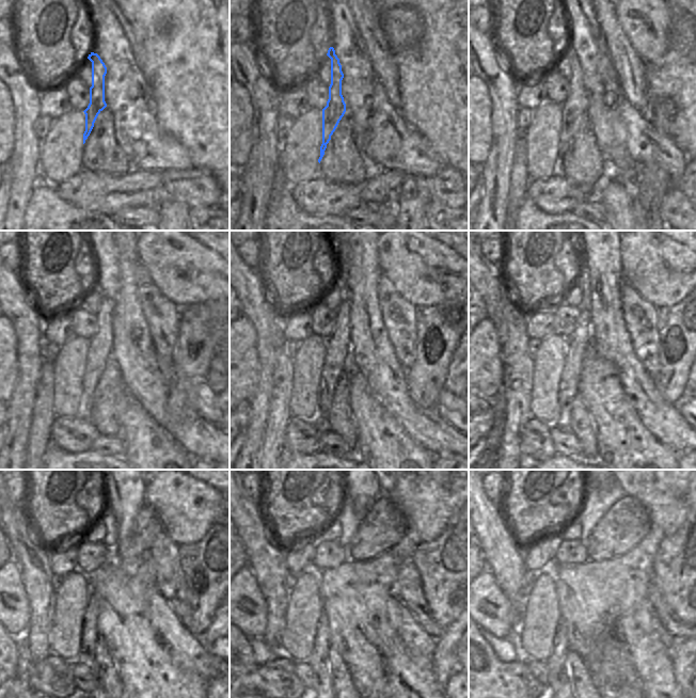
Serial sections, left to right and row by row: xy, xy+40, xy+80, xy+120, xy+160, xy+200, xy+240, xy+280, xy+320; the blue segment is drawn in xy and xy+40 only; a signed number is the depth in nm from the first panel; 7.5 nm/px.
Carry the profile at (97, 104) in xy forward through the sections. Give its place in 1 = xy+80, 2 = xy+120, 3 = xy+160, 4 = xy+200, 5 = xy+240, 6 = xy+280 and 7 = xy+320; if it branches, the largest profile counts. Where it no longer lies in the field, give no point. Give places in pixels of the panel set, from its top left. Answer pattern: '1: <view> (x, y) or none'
1: xy+80 (575, 107)
2: xy+120 (99, 349)
3: xy+160 (338, 344)
4: xy+200 (579, 343)
5: xy+240 (83, 665)
6: xy+280 (321, 680)
7: xy+320 (559, 680)

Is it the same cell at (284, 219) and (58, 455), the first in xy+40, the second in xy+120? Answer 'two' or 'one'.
one

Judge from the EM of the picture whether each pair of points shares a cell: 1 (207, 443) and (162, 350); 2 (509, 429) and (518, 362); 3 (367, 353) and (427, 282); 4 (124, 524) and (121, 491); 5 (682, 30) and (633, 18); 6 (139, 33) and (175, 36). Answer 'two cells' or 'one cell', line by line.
1: two cells
2: one cell
3: two cells
4: one cell
5: two cells
6: two cells

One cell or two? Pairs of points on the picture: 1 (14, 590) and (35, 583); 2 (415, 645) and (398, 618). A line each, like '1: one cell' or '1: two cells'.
1: two cells
2: one cell

